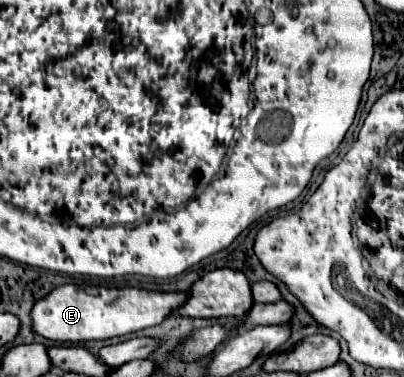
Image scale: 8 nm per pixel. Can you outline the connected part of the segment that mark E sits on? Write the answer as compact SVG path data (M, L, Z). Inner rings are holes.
M65 284L35 302L31 310L31 328L35 334L55 342L83 344L91 340L105 340L161 324L173 306L181 306L181 302L185 302L185 294L187 292Z

